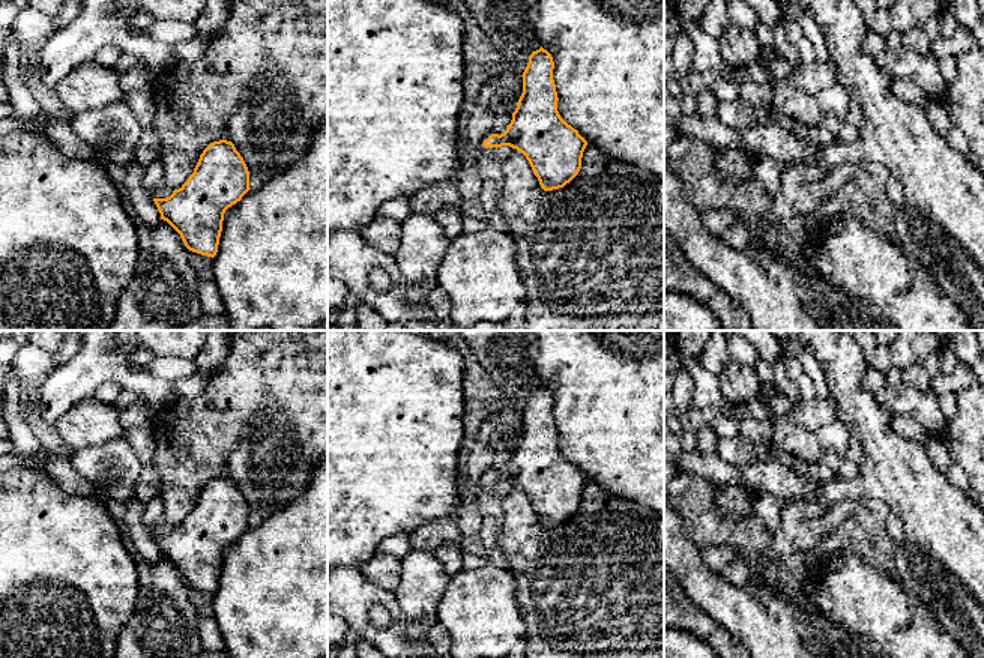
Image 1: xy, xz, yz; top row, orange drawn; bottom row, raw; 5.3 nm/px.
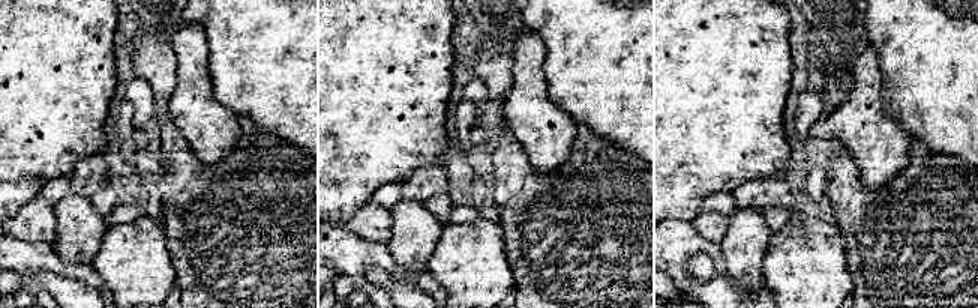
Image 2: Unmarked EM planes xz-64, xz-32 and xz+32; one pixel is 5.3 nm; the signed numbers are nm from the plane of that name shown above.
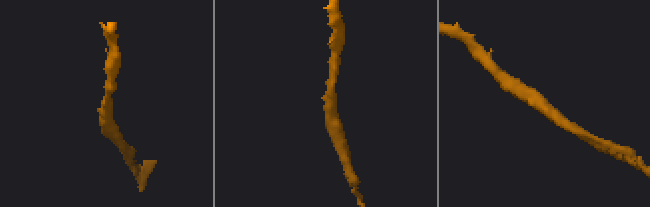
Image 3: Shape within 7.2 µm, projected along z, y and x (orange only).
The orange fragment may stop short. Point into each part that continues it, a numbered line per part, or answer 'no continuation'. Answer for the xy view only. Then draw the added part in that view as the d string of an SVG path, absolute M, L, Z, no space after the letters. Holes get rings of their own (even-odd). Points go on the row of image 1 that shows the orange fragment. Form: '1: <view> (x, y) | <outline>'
no continuation

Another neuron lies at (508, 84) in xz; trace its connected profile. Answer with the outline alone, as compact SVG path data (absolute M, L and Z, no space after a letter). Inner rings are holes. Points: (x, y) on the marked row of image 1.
M497 59L491 62L487 83L497 92L500 107L518 102L523 93L521 74L505 68Z

